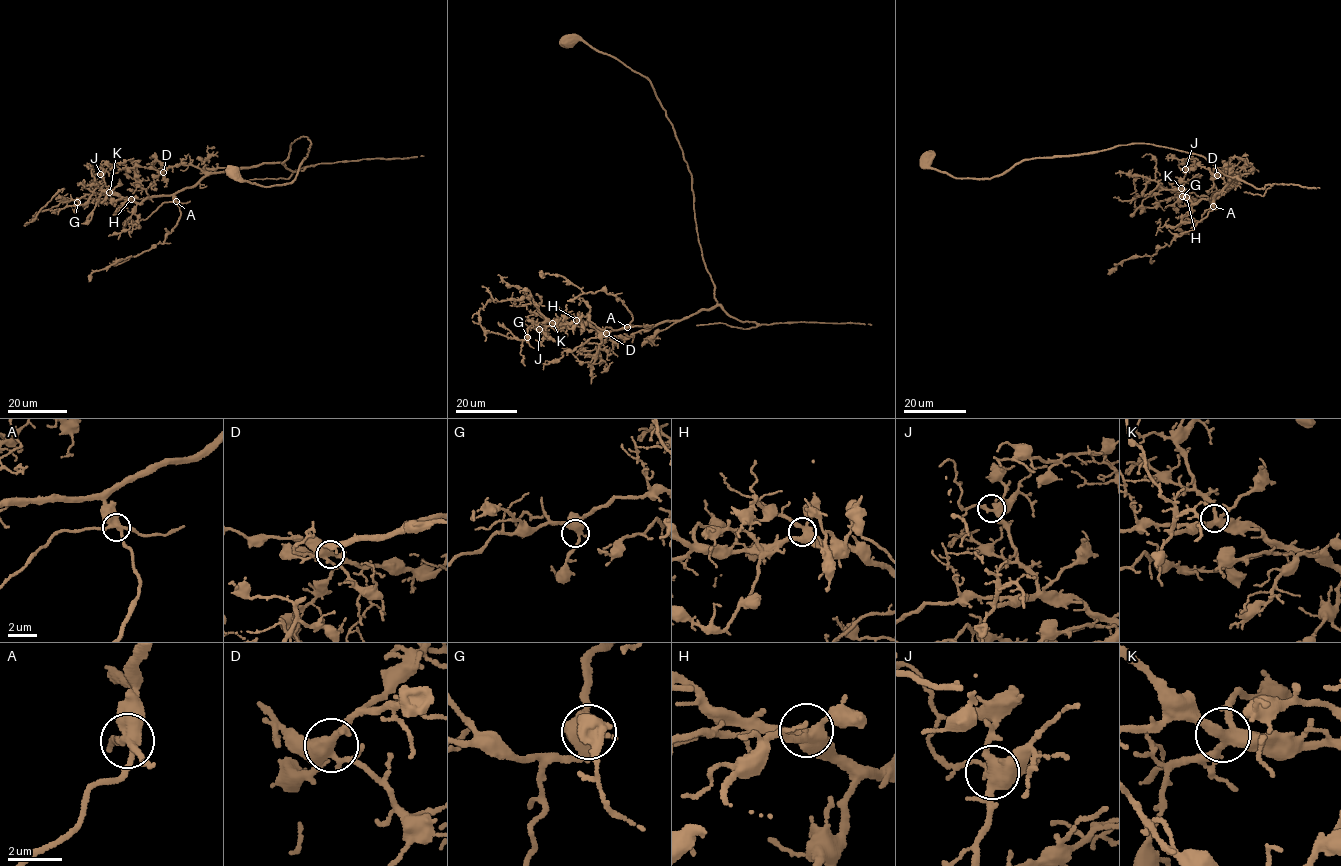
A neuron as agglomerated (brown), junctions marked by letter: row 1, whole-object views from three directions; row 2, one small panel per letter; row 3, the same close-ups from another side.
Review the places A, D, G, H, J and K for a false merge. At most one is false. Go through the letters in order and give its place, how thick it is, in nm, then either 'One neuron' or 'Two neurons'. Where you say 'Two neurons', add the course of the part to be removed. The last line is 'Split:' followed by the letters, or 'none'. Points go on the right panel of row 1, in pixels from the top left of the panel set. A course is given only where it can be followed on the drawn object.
A: Place: (1213, 206). Thickness 400 nm. One neuron
D: Place: (1217, 175). Thickness 400 nm. One neuron
G: Place: (1182, 196). Thickness 400 nm. One neuron
H: Place: (1186, 197). Thickness 440 nm. One neuron
J: Place: (1185, 169). Thickness 400 nm. One neuron
K: Place: (1181, 188). Thickness 400 nm. One neuron
Split: none

